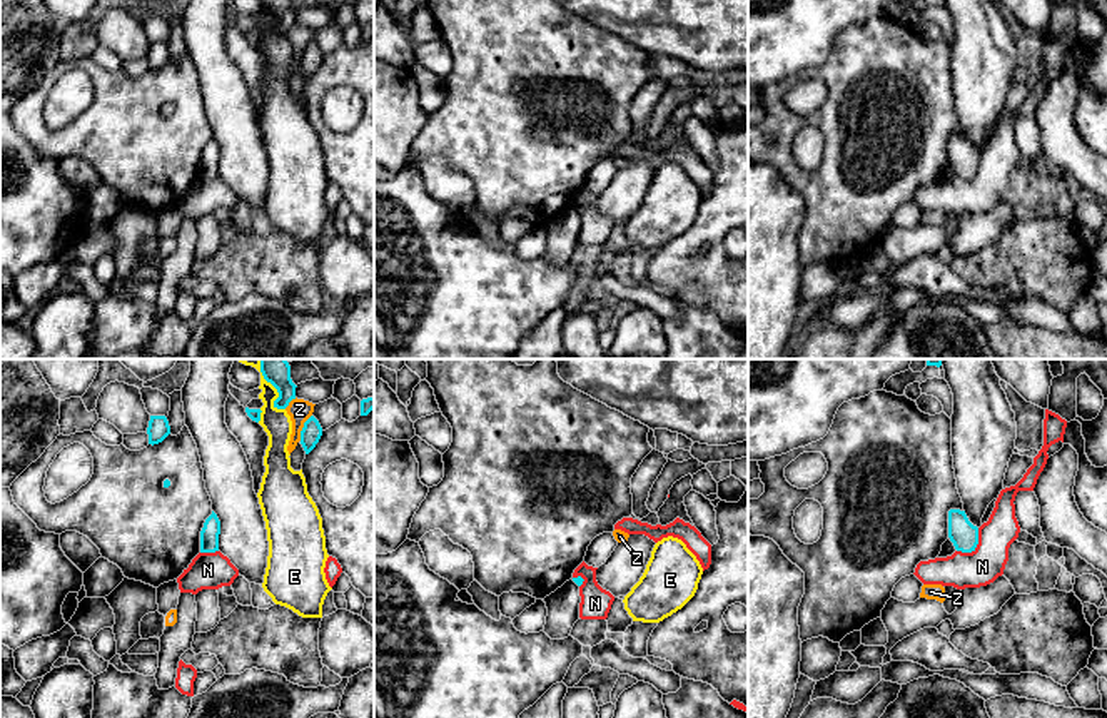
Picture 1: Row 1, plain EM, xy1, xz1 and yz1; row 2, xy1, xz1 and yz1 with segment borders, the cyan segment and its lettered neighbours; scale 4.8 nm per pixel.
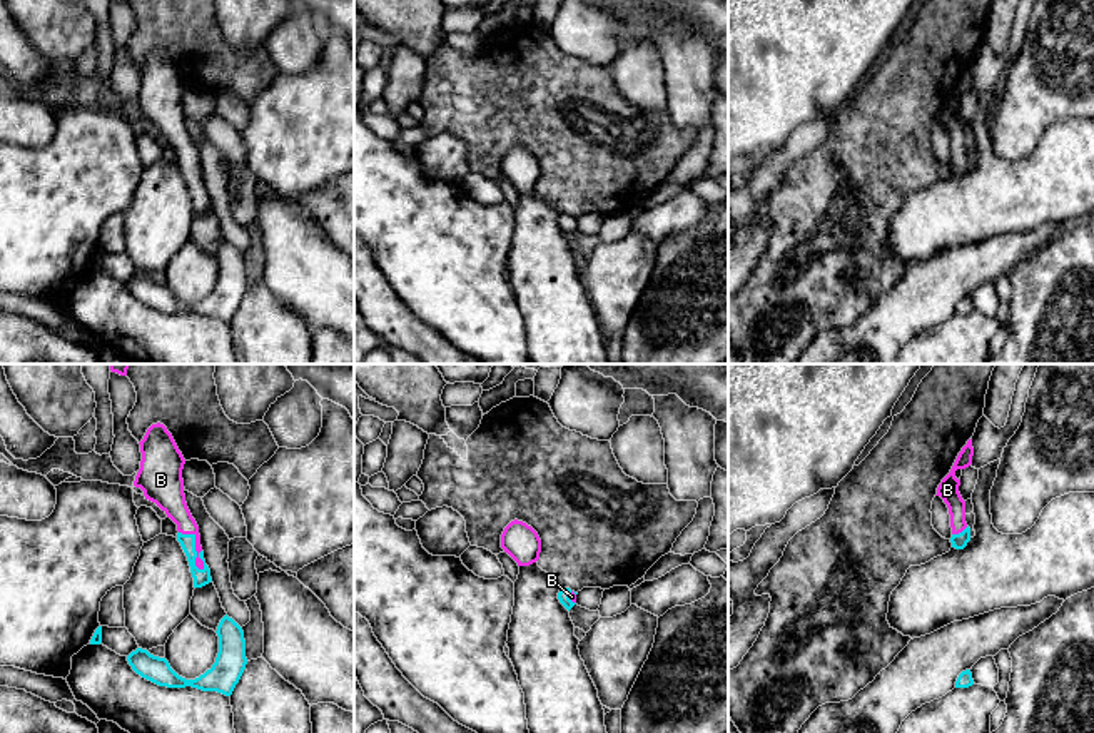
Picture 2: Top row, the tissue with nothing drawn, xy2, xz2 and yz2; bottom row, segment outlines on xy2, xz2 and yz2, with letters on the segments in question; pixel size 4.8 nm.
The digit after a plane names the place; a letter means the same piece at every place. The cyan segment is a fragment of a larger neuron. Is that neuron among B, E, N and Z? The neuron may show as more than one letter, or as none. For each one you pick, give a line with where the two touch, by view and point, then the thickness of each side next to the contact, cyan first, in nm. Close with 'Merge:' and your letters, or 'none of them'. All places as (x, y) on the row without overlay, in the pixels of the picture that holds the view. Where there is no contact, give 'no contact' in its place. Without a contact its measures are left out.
B: contact xy2 (194, 172); calibres 80 and 130 nm
Merge: B

